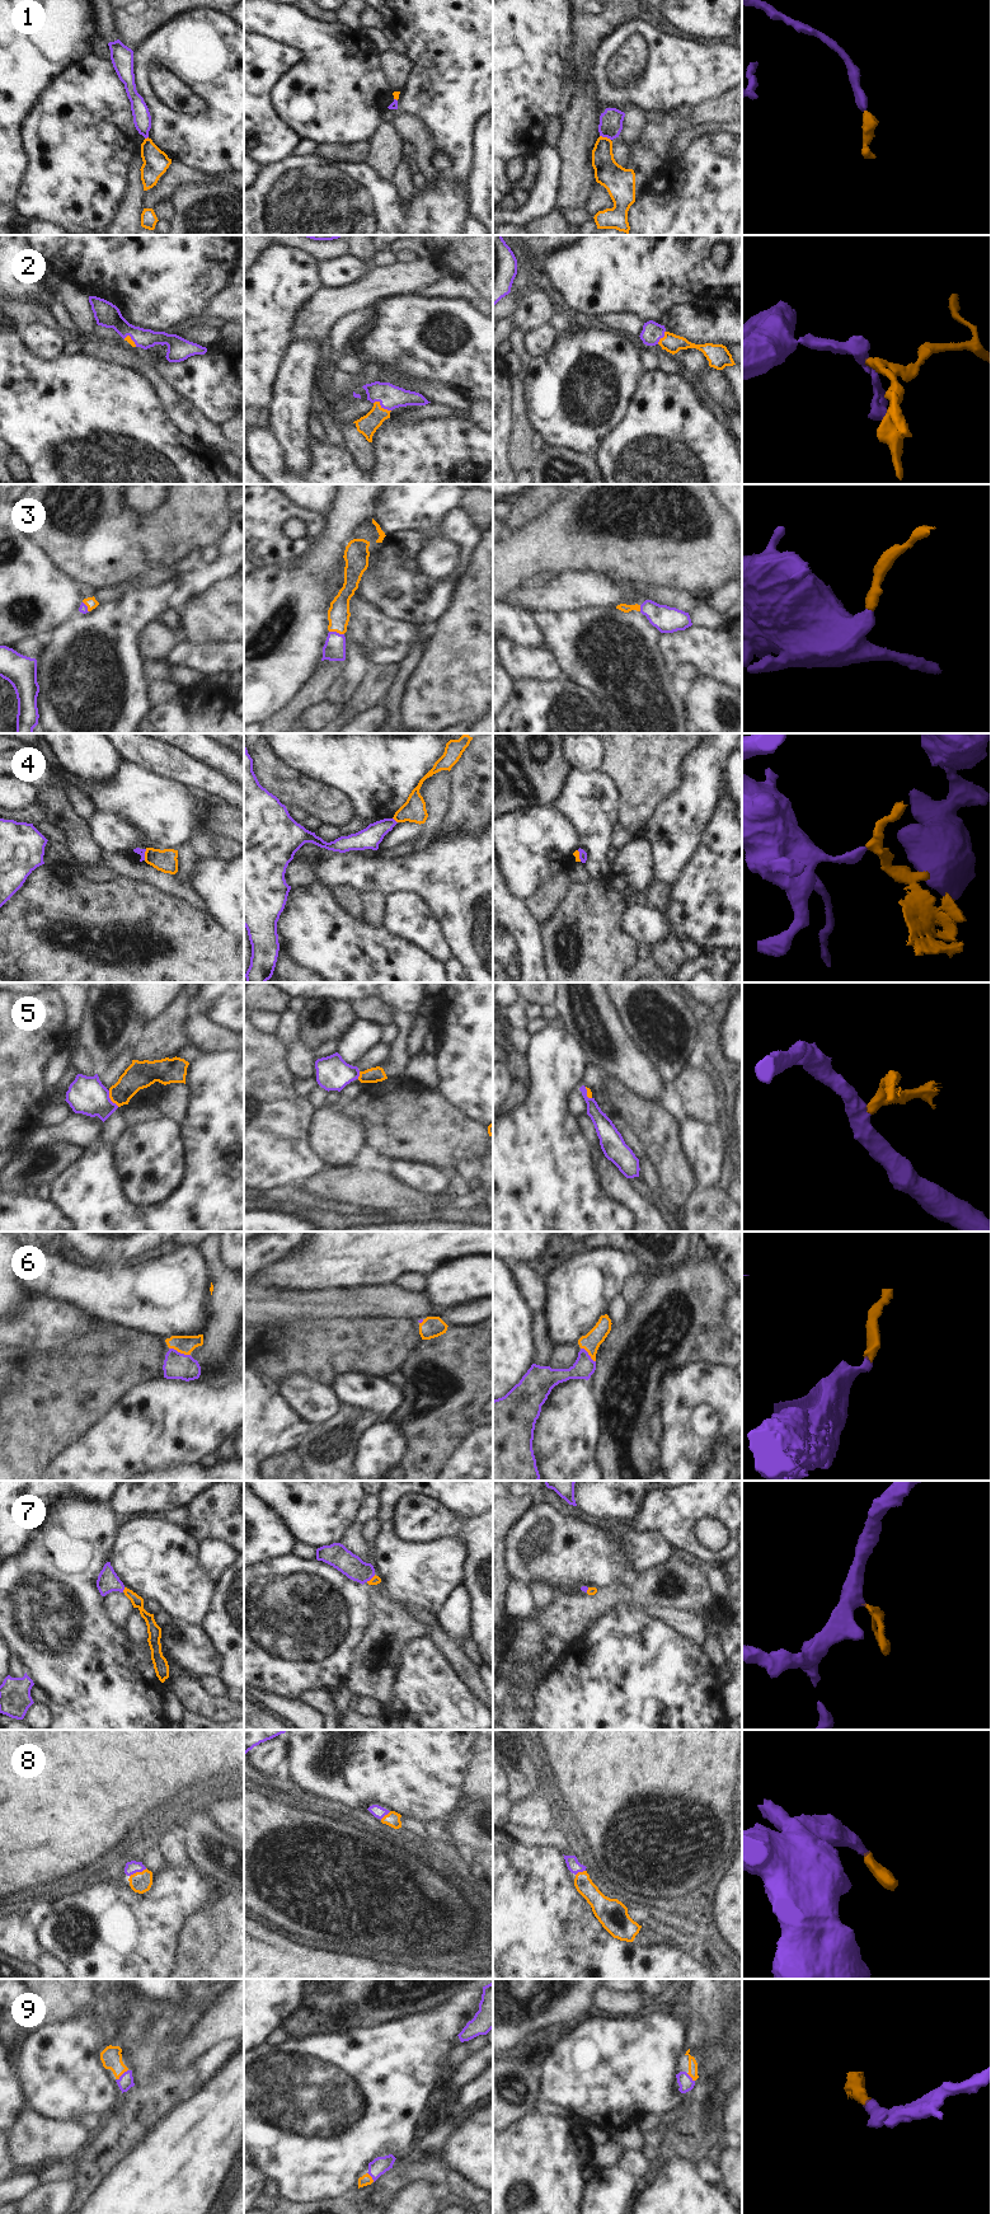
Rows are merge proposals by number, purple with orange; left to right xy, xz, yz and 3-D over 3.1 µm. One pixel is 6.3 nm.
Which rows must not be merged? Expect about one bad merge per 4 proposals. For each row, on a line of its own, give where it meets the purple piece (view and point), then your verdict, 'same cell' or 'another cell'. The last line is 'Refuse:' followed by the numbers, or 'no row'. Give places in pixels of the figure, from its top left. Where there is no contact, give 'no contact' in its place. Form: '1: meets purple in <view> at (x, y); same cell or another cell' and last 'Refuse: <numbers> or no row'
1: meets purple in yz at (605, 136); another cell
2: meets purple in xz at (383, 407); same cell
3: meets purple in xz at (336, 632); same cell
4: meets purple in xz at (394, 820); another cell
5: meets purple in xy at (109, 1100); another cell
6: meets purple in xy at (179, 1352); same cell
7: meets purple in xy at (123, 1589); same cell
8: meets purple in xy at (137, 1871); same cell
9: meets purple in xy at (122, 2074); same cell
Refuse: 1, 4, 5

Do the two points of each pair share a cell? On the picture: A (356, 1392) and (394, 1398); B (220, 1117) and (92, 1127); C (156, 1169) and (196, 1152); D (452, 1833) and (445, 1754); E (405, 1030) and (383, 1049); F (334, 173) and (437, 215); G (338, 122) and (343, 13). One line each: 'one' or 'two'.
A: one
B: two
C: two
D: two
E: two
F: one
G: two

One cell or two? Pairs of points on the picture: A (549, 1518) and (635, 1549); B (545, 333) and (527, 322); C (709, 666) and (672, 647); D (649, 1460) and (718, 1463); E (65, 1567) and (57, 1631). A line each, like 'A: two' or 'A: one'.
A: one
B: two
C: one
D: two
E: one

